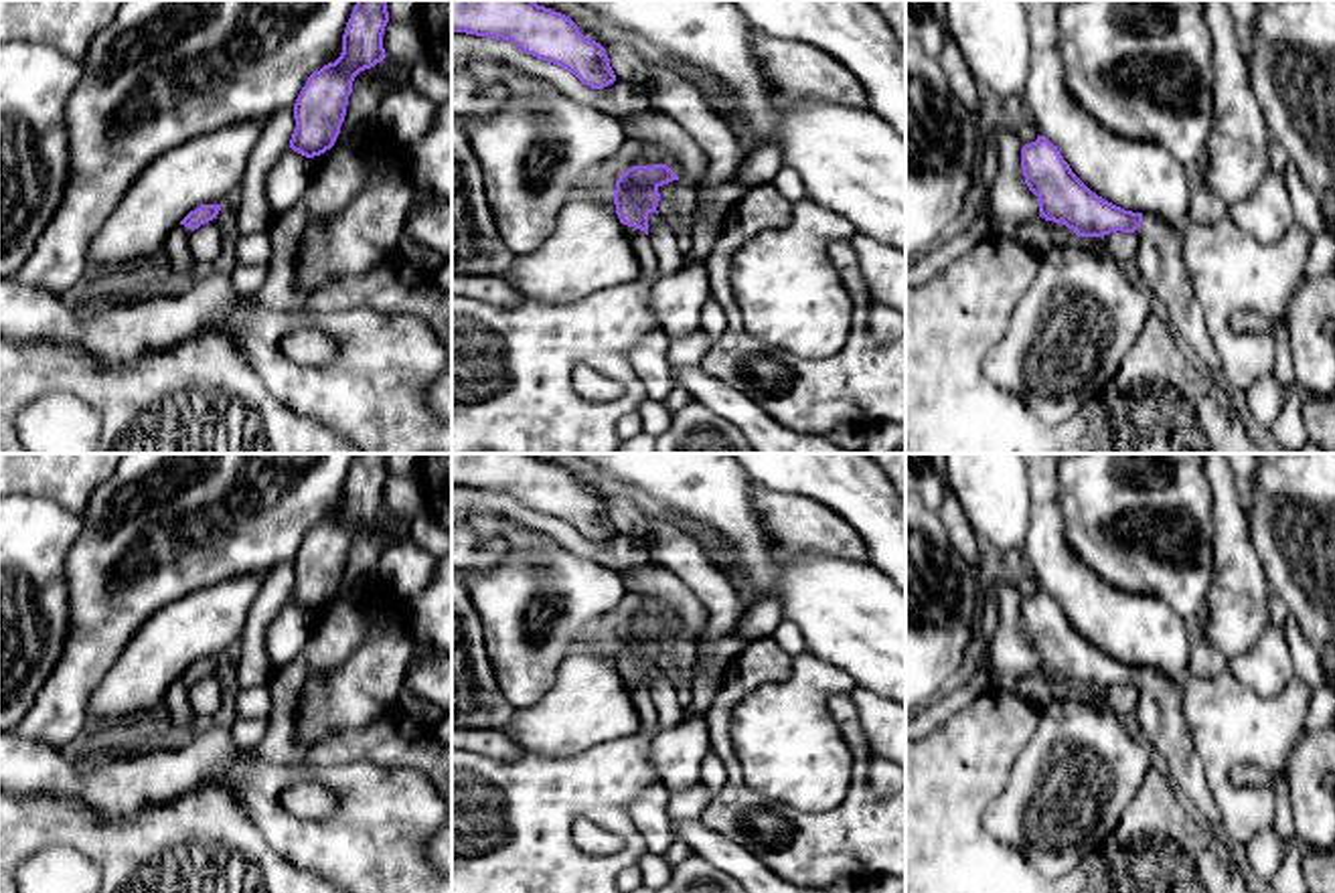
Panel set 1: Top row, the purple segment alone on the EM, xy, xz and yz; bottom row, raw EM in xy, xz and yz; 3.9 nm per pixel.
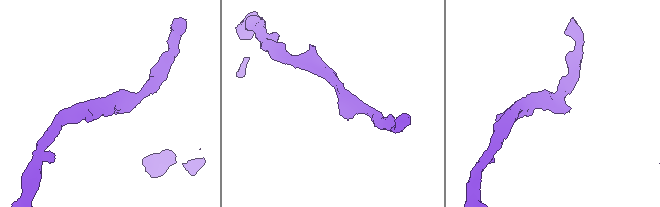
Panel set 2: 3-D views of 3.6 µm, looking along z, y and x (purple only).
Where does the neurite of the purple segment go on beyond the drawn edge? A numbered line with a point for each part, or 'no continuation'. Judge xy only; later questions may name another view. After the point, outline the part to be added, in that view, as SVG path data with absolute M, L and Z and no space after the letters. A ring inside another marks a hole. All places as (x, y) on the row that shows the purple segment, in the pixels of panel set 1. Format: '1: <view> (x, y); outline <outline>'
1: xy (177, 244); outline M184 225L174 227L164 241L164 249L176 271L188 267L194 261L190 255L190 229Z

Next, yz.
1: yz (1159, 248); outline M1143 215L1136 233L1136 265L1151 292L1169 312L1171 326L1189 342L1201 375L1222 371L1183 259L1183 233L1155 215Z

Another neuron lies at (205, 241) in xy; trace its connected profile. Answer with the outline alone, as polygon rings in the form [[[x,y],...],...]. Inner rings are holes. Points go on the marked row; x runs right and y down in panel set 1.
[[[217,219],[190,231],[190,255],[199,263],[215,263],[223,255],[223,237]]]

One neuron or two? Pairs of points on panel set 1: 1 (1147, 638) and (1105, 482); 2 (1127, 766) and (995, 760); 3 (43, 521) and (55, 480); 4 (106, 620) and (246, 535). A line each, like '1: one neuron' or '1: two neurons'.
1: two neurons
2: two neurons
3: two neurons
4: one neuron

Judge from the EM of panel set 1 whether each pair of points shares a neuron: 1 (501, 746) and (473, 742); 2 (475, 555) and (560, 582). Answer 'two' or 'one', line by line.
1: one
2: two

